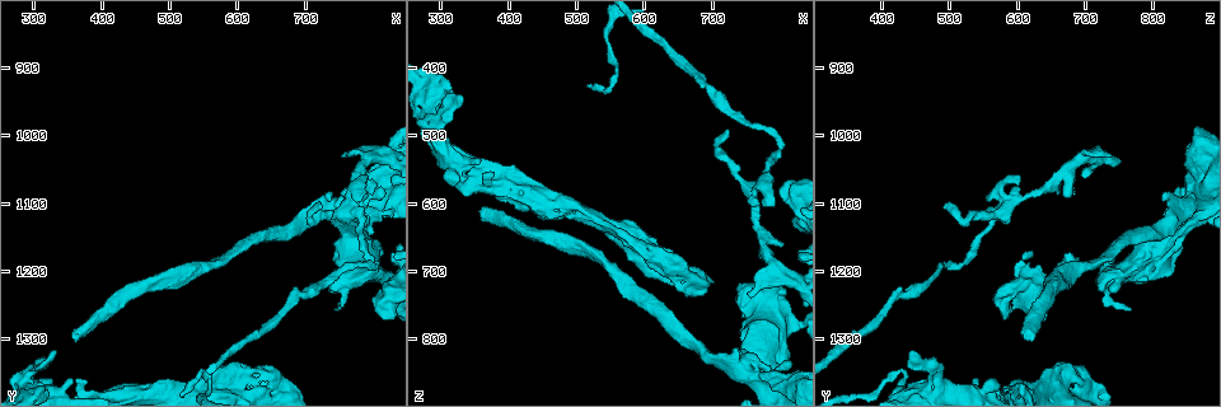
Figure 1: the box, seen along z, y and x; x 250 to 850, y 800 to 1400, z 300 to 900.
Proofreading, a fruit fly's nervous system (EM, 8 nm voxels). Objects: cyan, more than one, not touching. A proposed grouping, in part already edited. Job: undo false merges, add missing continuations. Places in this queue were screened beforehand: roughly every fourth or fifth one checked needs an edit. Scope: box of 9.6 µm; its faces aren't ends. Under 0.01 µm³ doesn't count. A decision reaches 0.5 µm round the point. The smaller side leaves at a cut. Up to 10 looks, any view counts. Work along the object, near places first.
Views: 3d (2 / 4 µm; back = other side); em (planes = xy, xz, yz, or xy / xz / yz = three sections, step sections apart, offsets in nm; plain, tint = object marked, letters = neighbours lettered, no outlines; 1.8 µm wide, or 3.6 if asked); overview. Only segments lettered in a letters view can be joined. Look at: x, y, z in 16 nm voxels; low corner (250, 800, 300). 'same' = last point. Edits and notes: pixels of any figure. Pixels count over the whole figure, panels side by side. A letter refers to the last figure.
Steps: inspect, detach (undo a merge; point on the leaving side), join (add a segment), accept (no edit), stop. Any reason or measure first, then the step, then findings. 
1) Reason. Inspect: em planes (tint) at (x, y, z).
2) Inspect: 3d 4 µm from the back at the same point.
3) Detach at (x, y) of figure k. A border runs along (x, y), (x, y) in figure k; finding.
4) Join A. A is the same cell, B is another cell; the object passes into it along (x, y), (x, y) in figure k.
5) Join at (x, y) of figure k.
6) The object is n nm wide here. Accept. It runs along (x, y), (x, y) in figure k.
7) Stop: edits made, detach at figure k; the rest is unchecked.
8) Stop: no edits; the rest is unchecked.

Abrupt turn. Inspect: em 3.6 µm xz step 8 (tint) at (770, 1220, 735).

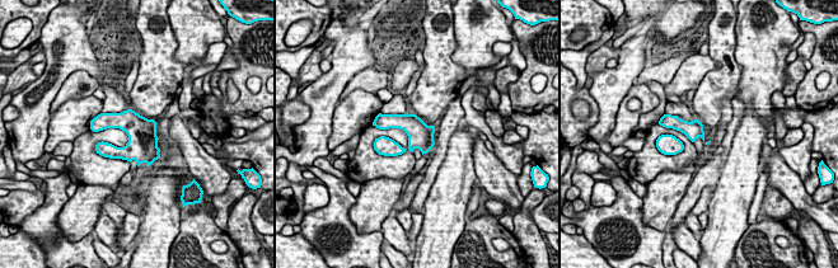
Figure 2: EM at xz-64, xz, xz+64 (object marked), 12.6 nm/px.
Inspect: em 3.6 µm planes (letters) at the same point.

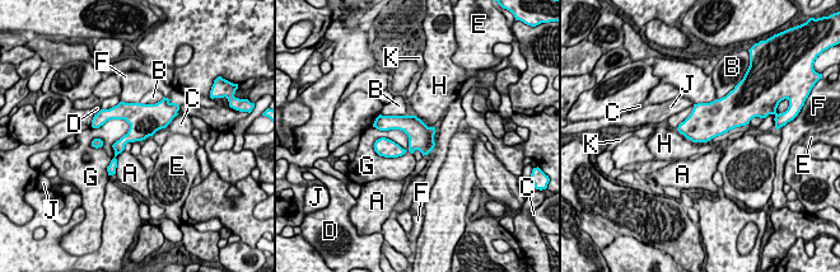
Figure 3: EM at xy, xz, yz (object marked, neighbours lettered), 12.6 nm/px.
Accept. A, B, C, D, E, F, G, H, J and K are other cells; a border runs along (374, 126), (401, 130), (412, 154) in figure 3; all the same cell.

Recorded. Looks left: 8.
Arms part here. Inspect: em planes (tint) at (780, 1070, 655).

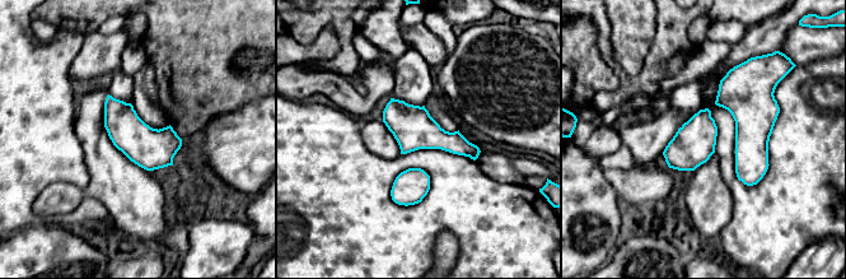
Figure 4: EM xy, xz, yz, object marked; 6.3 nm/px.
Inspect: em planes (letters) at the same point.

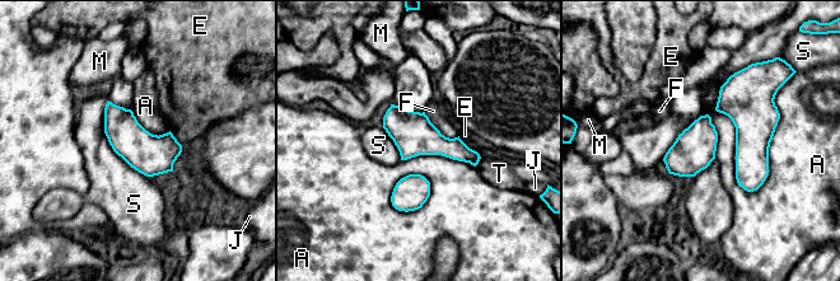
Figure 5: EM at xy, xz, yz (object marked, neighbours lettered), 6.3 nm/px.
The object is 260 nm wide here. Accept. A, E, F, J, M, S and T are other cells; a border runs along (719, 87), (736, 182), (756, 191) in figure 5; one cell here.

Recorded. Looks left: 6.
Inspect: 3d 4 µm at (750, 1100, 850).

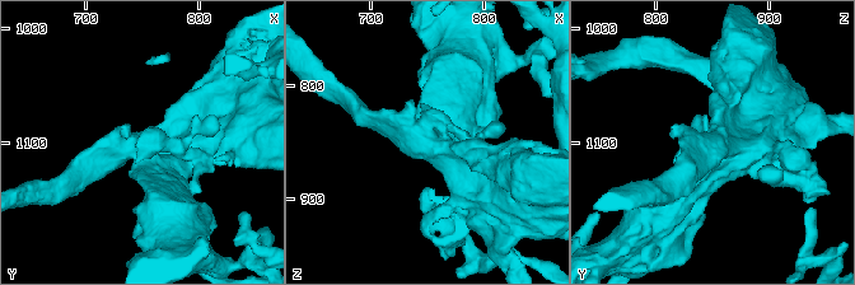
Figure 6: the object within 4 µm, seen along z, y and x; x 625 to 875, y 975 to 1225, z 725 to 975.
Inspect: em planes (letters) at (748, 1102, 852).

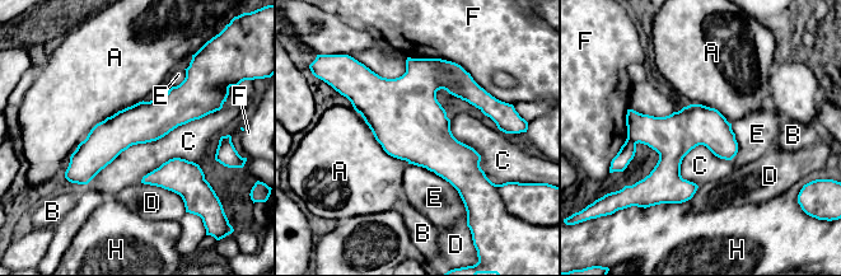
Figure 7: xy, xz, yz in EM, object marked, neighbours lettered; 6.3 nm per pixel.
Accept. A, B, C, D, E, F and H are other cells; it runs along (204, 107), (121, 130), (70, 177) in figure 7; all the same cell.

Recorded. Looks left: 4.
Arms run side by side. Inspect: em planes (letters) at (490, 1370, 600).

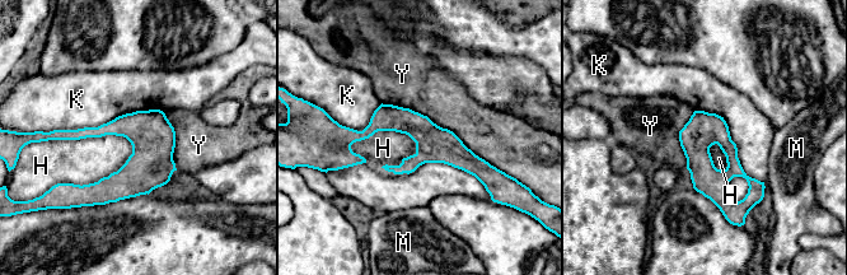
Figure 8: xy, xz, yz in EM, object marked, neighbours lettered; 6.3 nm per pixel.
Accept. H, K, M and Y are other cells; it runs along (344, 133), (411, 122), (490, 168) in figure 8; one cell here.

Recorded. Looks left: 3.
Stop: no edits; the rest is unchecked.

